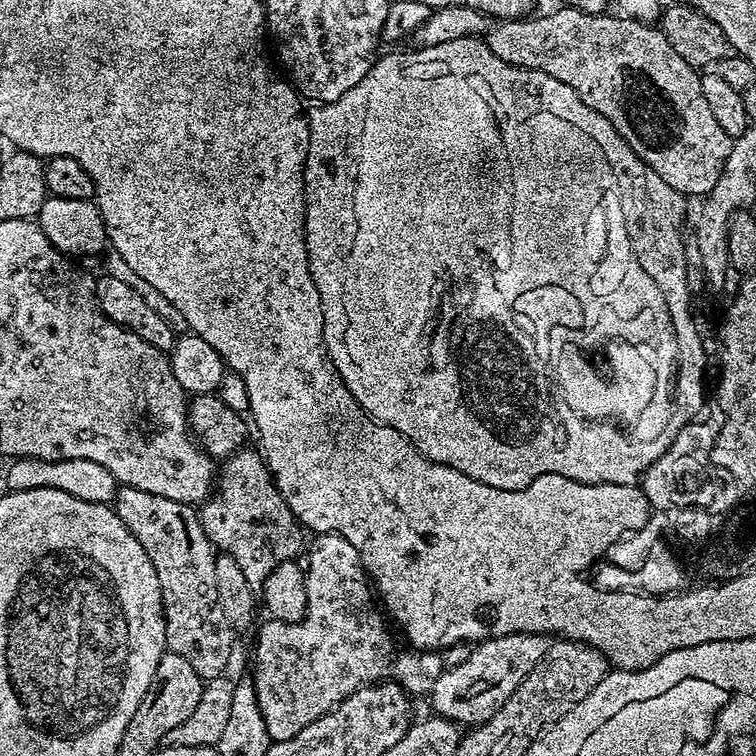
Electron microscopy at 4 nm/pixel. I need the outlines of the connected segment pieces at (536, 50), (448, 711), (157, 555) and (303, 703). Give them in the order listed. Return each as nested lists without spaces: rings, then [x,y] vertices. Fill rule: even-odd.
[[[563,6],[557,8],[557,12],[548,12],[545,16],[532,14],[527,18],[501,20],[493,23],[487,34],[486,43],[494,54],[494,58],[502,58],[502,62],[506,62],[510,66],[518,66],[526,70],[542,70],[542,74],[550,74],[550,78],[558,78],[558,82],[566,82],[566,86],[570,86],[570,90],[574,90],[574,94],[578,94],[578,98],[582,98],[582,102],[586,102],[586,106],[590,106],[590,110],[598,110],[598,114],[602,114],[602,118],[606,118],[610,122],[610,126],[614,126],[614,130],[618,130],[618,134],[628,143],[630,150],[634,150],[634,154],[638,154],[638,158],[642,158],[642,162],[646,162],[646,166],[650,166],[650,170],[654,170],[654,174],[658,174],[658,178],[662,178],[662,182],[666,182],[666,186],[670,186],[685,198],[707,196],[710,190],[714,190],[714,182],[718,182],[718,178],[726,166],[726,158],[732,149],[733,137],[728,136],[726,130],[722,130],[722,126],[718,126],[714,113],[710,111],[710,105],[706,103],[706,98],[702,95],[701,73],[697,69],[691,68],[680,55],[674,54],[674,46],[670,46],[670,42],[666,42],[664,33],[660,31],[659,27],[643,24],[642,21],[631,20],[630,17],[619,14],[595,16],[586,14],[577,8]]]
[[[511,632],[477,643],[458,666],[447,668],[429,693],[435,715],[445,716],[462,726],[484,724],[509,700],[526,674],[545,656],[549,637],[537,632]]]
[[[125,487],[117,491],[114,507],[118,518],[122,518],[126,530],[130,530],[130,534],[138,538],[142,550],[146,550],[158,574],[158,586],[164,603],[167,651],[186,658],[186,662],[194,666],[194,674],[198,674],[201,681],[207,682],[225,675],[229,671],[227,668],[232,660],[232,647],[235,646],[238,636],[221,609],[217,578],[214,575],[218,552],[208,541],[206,530],[202,530],[197,509],[191,504],[174,502],[174,498],[162,498],[162,494],[146,494],[146,490]]]
[[[320,534],[315,539],[306,552],[306,614],[293,624],[265,619],[265,624],[256,632],[256,645],[252,648],[250,679],[256,687],[258,706],[266,722],[269,741],[272,742],[294,738],[315,719],[322,718],[332,708],[339,706],[348,695],[364,685],[383,681],[392,668],[392,636],[388,633],[390,624],[378,607],[358,550],[354,550],[346,538],[335,534]]]

